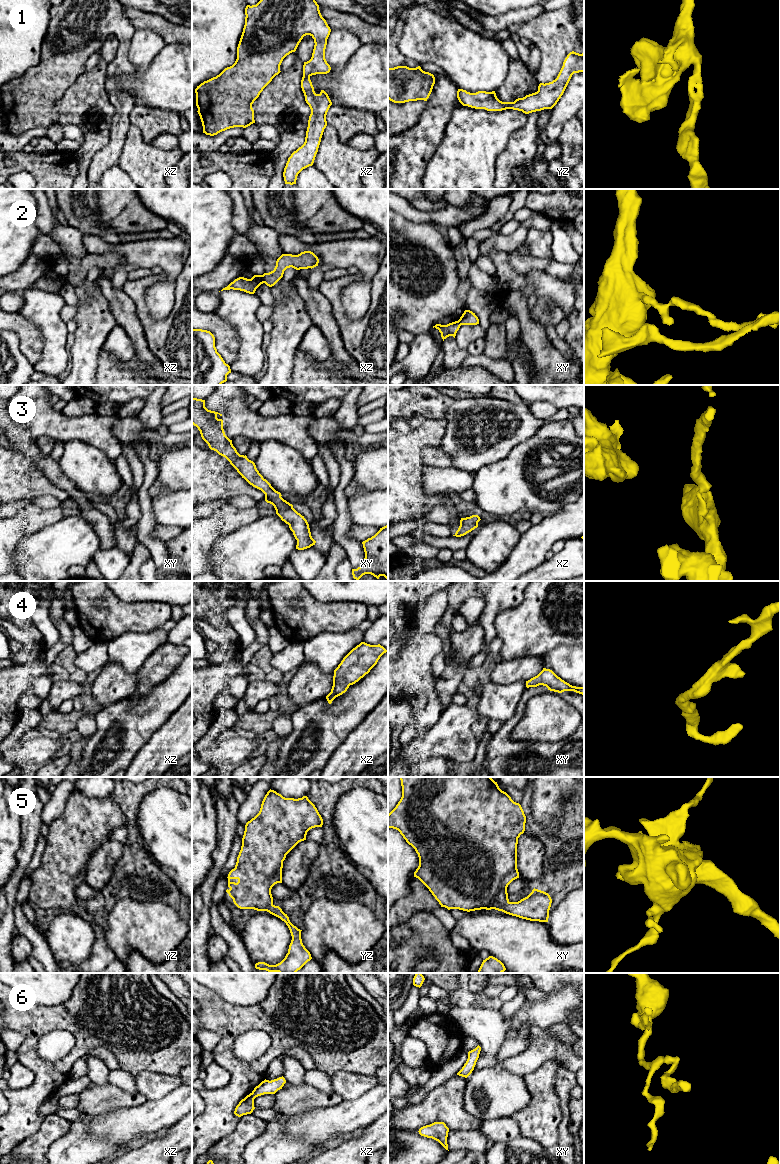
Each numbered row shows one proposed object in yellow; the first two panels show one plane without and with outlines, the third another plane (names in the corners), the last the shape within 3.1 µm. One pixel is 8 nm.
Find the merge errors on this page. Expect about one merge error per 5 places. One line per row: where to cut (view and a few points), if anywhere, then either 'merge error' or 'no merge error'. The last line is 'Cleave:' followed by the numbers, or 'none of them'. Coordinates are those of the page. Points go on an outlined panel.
1: no cut | no merge error
2: xz (262, 275), (264, 282) | merge error
3: no cut | no merge error
4: no cut | no merge error
5: no cut | no merge error
6: xz (261, 1083), (258, 1086), (258, 1090), (264, 1093) | merge error
Cleave: 2, 6

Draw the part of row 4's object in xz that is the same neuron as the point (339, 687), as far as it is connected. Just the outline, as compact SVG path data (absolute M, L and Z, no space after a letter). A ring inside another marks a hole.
M365 642L353 648L334 670L333 686L326 696L328 703L331 704L336 697L345 693L350 685L368 674L386 652L380 644L370 645Z

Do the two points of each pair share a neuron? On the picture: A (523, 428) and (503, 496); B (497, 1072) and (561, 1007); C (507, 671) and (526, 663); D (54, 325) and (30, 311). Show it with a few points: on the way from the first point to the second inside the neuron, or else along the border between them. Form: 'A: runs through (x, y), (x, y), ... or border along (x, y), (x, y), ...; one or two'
A: border along (537, 430), (517, 443), (500, 459); two
B: border along (497, 1063), (474, 1069); two
C: runs through (512, 671), (521, 668); one
D: runs through (48, 319), (40, 311), (36, 311); one

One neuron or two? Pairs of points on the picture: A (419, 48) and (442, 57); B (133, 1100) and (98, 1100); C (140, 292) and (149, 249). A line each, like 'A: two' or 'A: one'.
A: one
B: one
C: two

